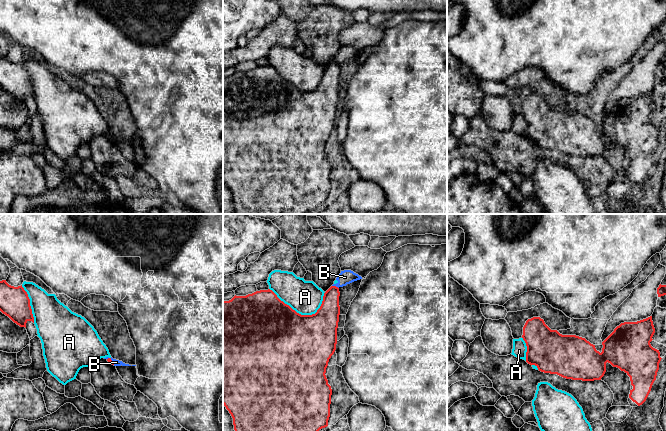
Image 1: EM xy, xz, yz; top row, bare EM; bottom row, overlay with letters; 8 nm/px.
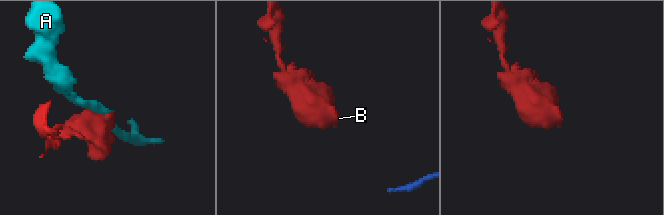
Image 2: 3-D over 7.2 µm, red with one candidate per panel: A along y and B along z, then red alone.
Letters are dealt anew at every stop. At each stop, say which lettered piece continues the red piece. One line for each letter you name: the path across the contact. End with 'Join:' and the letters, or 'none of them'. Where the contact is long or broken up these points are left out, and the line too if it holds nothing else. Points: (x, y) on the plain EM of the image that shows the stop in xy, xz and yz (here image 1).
Join: none of them

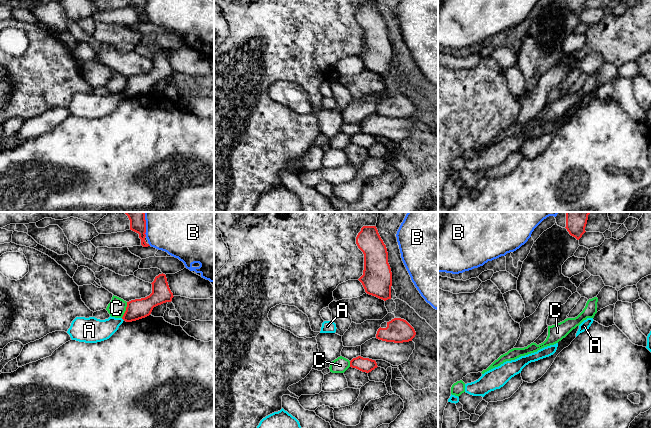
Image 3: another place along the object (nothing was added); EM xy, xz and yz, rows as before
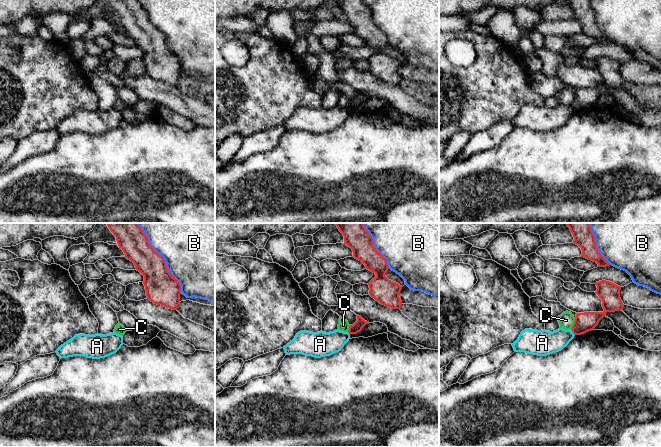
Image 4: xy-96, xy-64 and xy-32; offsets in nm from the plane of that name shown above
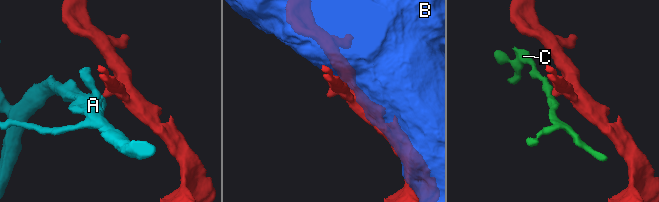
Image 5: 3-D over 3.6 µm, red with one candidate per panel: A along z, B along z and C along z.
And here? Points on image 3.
Join: none of them

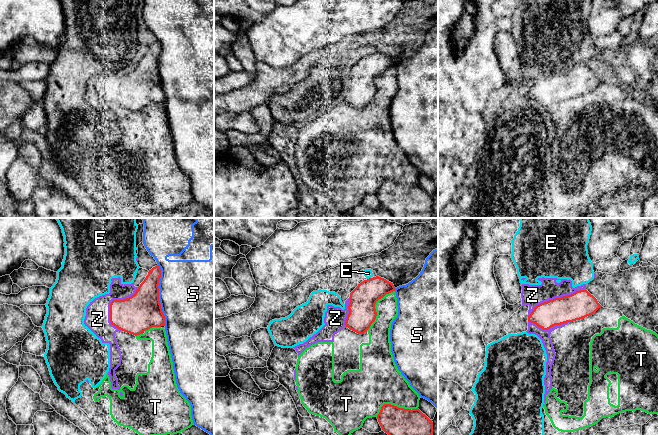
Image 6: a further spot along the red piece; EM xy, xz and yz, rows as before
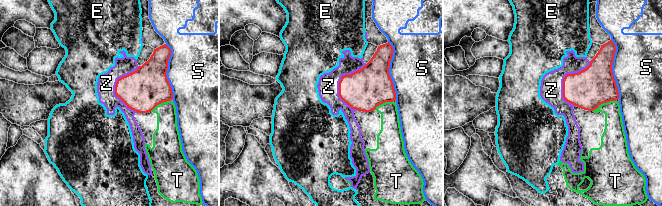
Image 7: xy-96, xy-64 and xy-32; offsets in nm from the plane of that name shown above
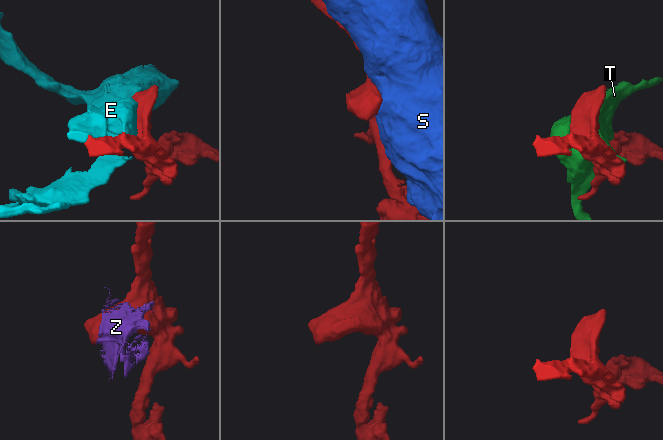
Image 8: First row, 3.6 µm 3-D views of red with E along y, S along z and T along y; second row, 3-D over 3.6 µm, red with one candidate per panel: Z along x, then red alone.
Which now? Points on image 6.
Join: Z

